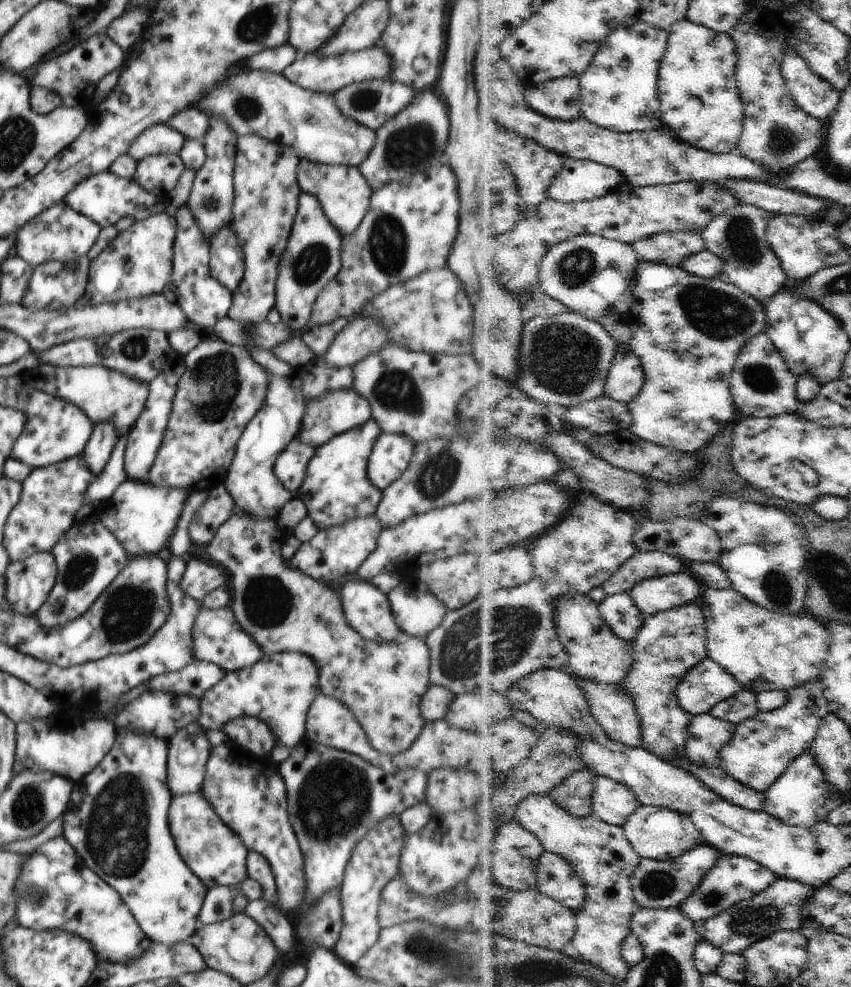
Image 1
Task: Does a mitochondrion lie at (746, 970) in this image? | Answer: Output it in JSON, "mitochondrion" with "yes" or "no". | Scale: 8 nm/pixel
{"mitochondrion":"no"}

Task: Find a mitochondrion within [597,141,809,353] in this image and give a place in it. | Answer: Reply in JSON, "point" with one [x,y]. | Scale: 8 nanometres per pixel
{"point":[720,316]}

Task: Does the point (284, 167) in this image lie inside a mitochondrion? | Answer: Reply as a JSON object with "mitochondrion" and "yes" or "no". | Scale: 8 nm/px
{"mitochondrion":"no"}

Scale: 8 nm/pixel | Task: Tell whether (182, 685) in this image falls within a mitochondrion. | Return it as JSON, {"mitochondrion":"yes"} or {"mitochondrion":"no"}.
{"mitochondrion":"no"}

